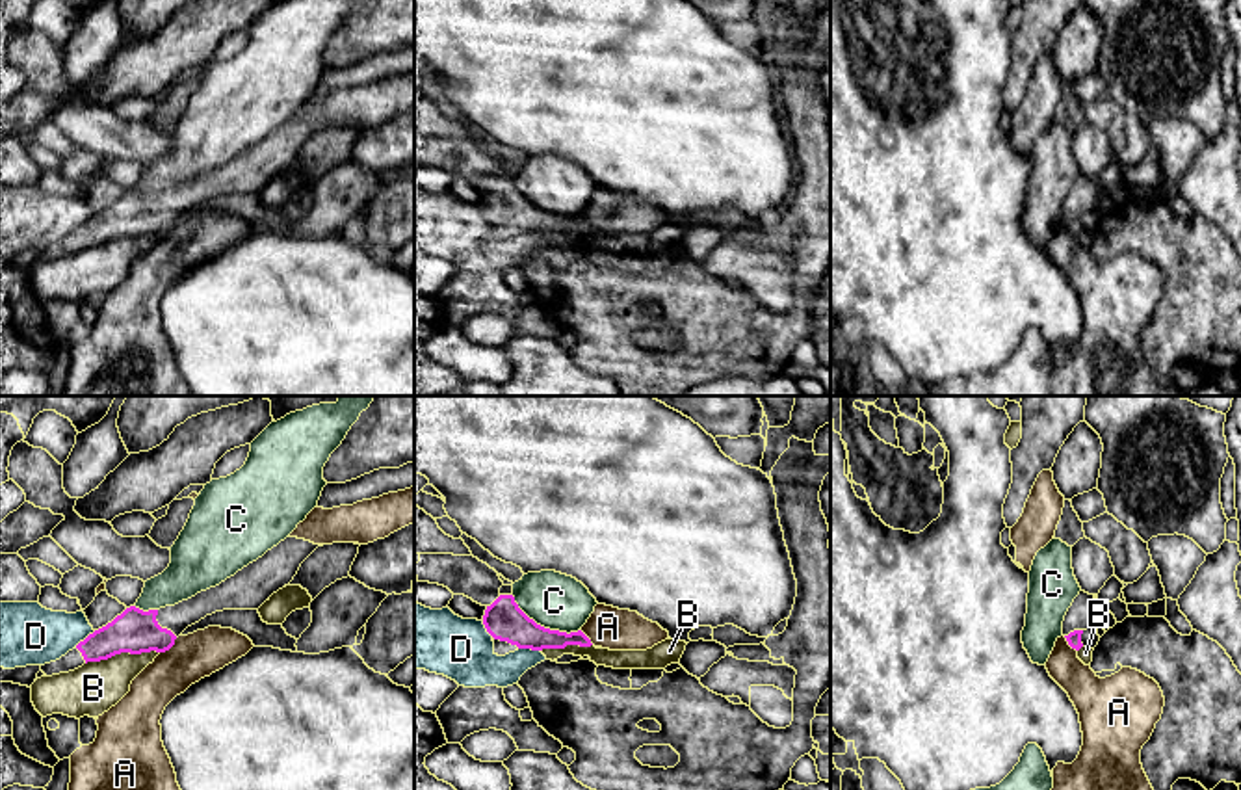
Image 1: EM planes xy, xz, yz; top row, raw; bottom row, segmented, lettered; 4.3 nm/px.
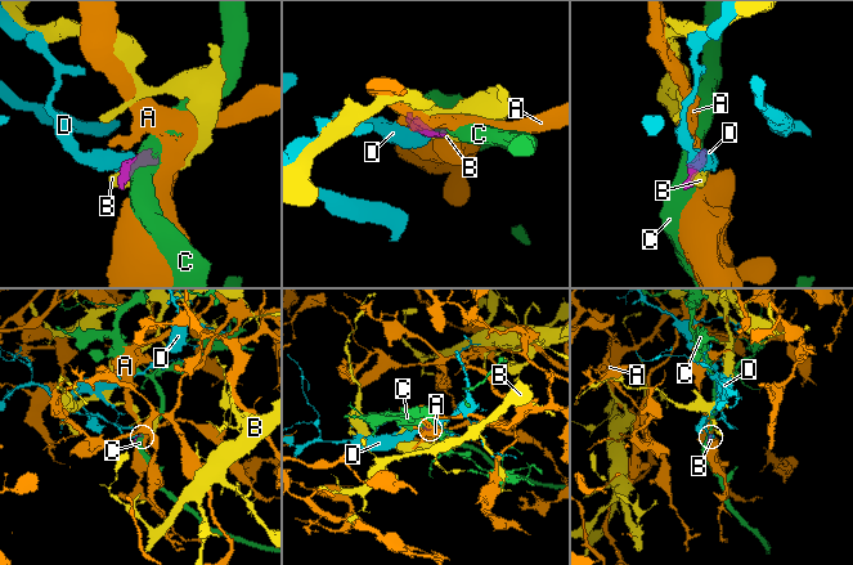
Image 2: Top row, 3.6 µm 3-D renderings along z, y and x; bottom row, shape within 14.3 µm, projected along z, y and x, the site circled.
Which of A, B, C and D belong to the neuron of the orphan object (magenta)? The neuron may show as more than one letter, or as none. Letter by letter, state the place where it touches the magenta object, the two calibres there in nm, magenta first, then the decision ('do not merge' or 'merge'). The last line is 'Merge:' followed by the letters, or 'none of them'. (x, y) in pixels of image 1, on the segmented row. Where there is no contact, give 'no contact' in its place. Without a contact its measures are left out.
A: xy (169, 647) | 190/200 nm | do not merge
B: xy (121, 651) | 190/220 nm | do not merge
C: xz (543, 627) | 170/240 nm | do not merge
D: xy (86, 638) | 190/260 nm | do not merge
Merge: none of them

